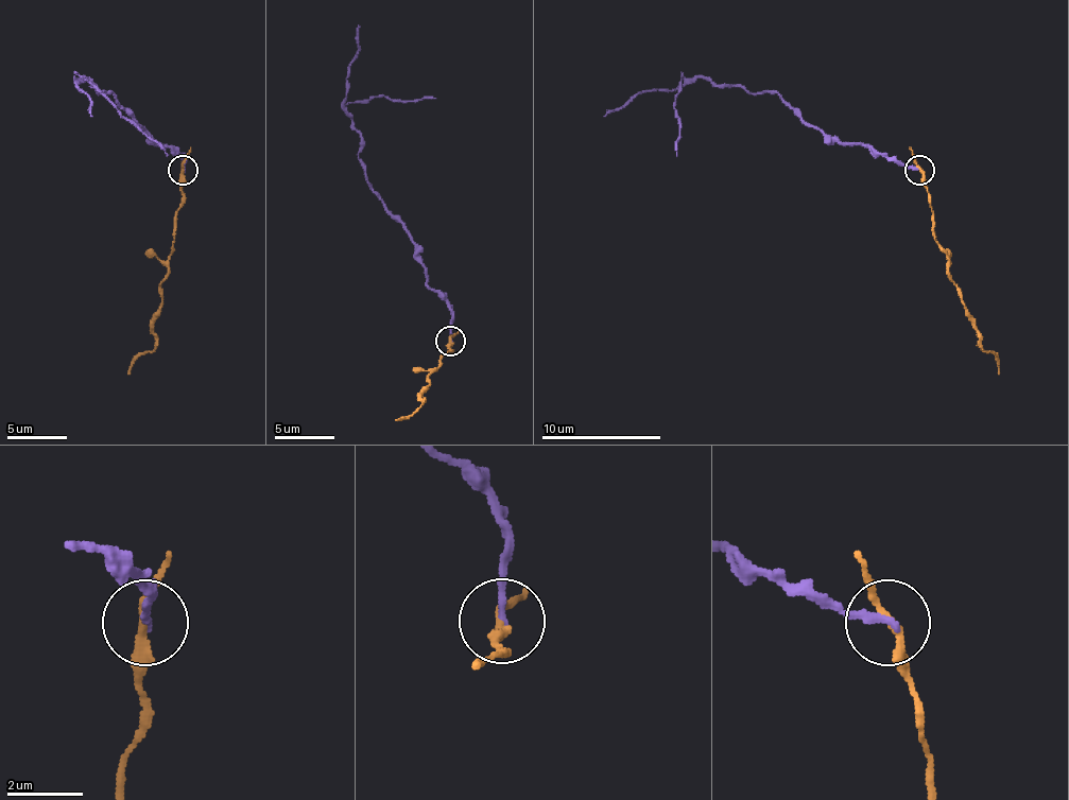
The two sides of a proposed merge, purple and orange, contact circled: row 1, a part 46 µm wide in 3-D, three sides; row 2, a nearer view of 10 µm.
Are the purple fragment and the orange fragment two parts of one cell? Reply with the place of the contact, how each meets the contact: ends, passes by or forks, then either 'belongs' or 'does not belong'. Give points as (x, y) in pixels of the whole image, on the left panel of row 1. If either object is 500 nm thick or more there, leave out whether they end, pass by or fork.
(183, 170) | purple ends | orange passes by | does not belong

